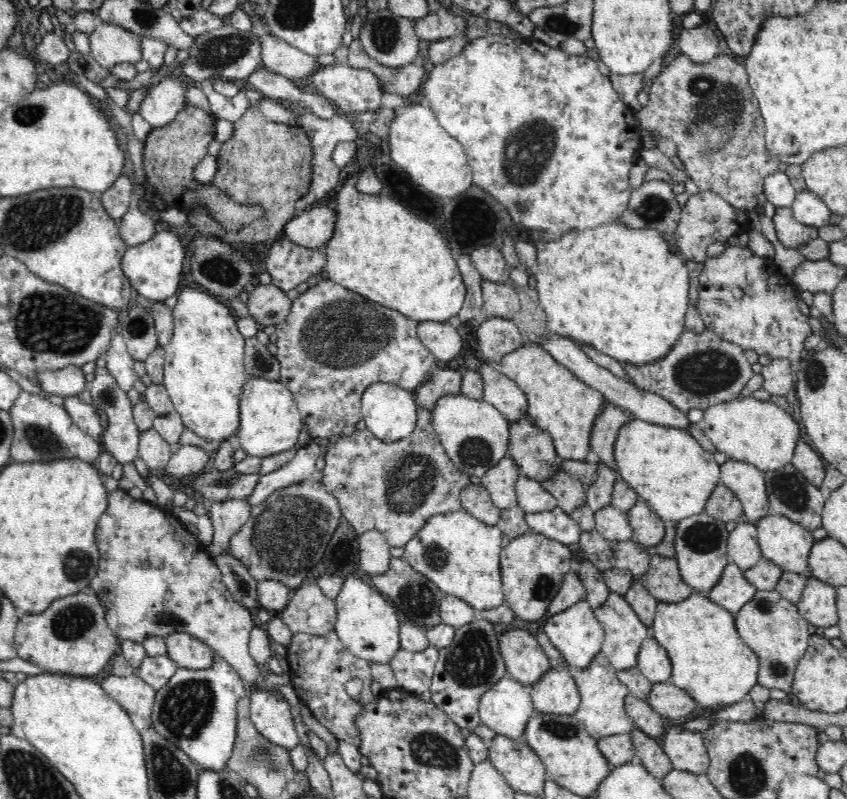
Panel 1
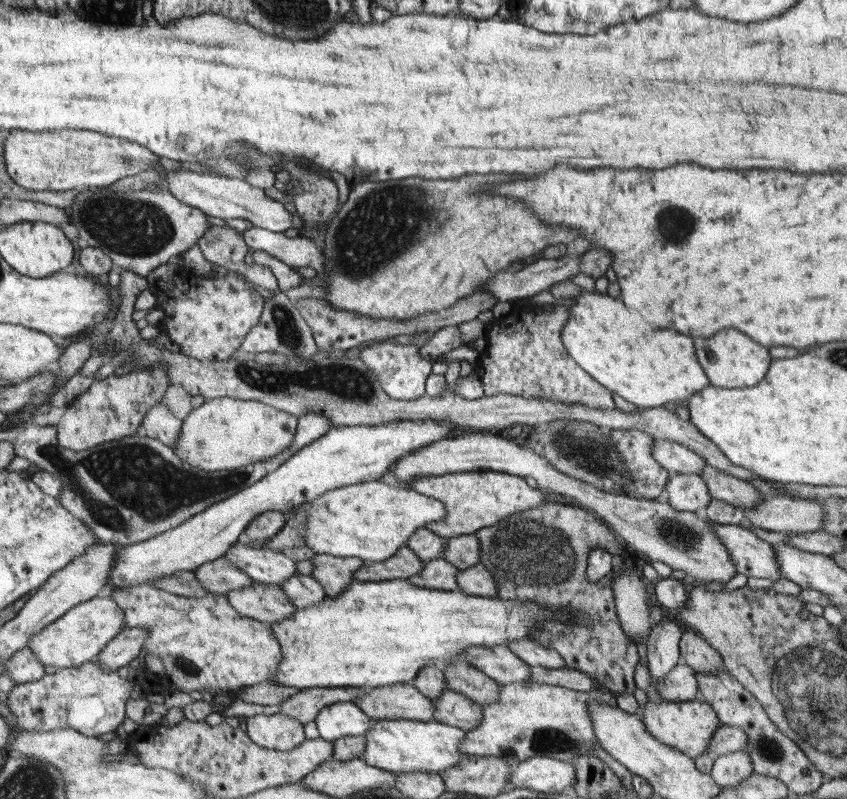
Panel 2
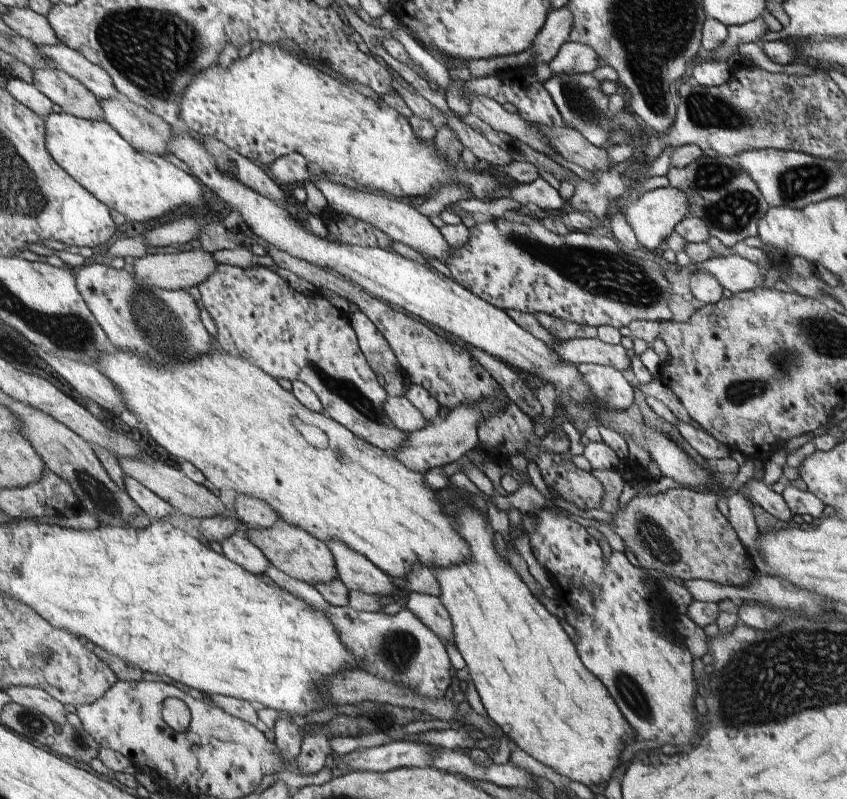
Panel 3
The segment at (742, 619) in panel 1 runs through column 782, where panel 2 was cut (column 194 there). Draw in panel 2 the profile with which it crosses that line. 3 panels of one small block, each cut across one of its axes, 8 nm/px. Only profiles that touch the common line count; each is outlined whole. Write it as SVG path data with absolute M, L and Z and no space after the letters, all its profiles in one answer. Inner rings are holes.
M129 586L129 588L111 588L111 600L125 610L125 624L123 628L145 628L149 632L147 642L143 644L145 656L159 656L165 674L163 678L171 680L175 684L175 690L181 692L201 692L205 698L207 696L223 696L227 692L235 692L237 688L253 686L259 682L271 684L273 678L277 676L279 664L283 660L283 650L279 640L273 634L273 628L265 622L251 620L247 616L241 616L231 604L227 604L227 598L221 596L211 596L207 594L205 598L179 598L173 594L167 594L163 590L155 590L153 586Z

